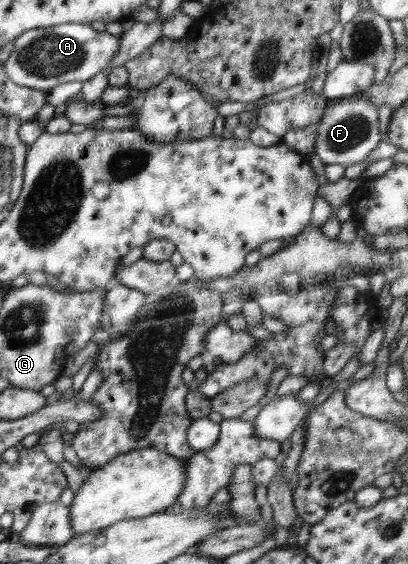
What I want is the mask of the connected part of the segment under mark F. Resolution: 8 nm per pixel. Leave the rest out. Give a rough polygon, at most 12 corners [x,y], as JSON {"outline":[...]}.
{"outline":[[361,96],[330,99],[313,156],[360,165],[382,140]]}

